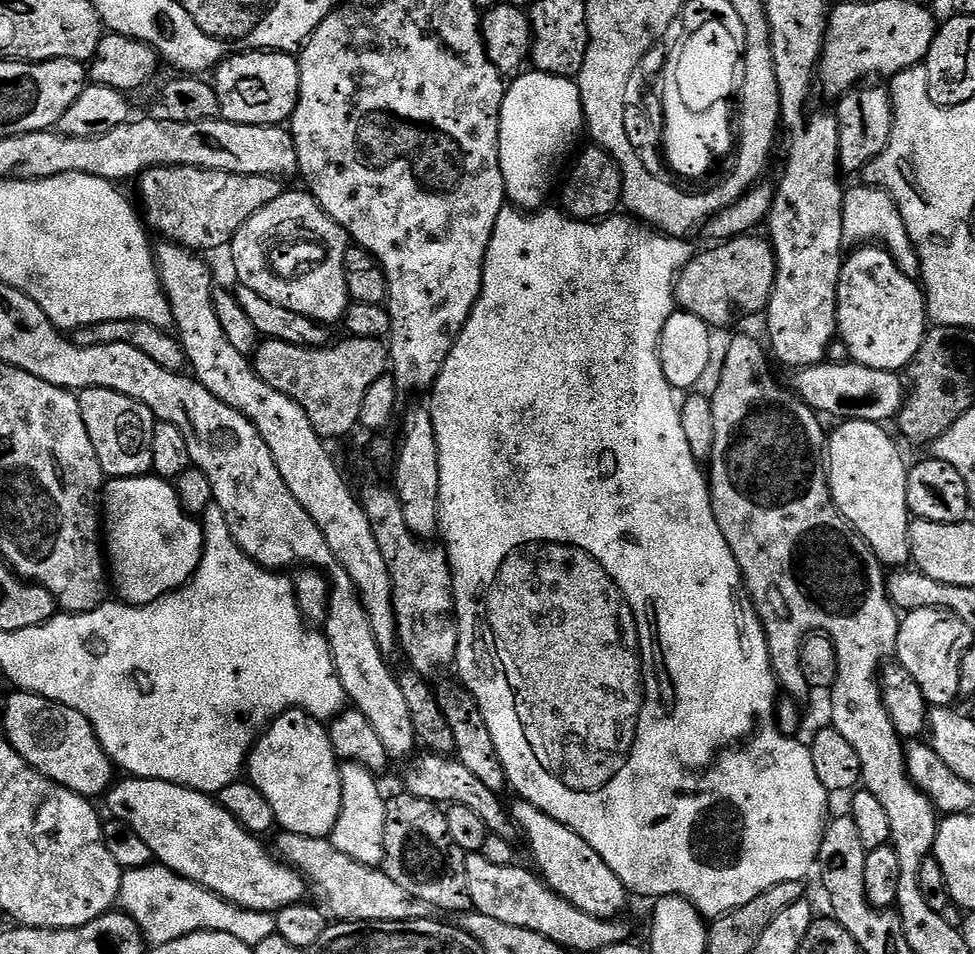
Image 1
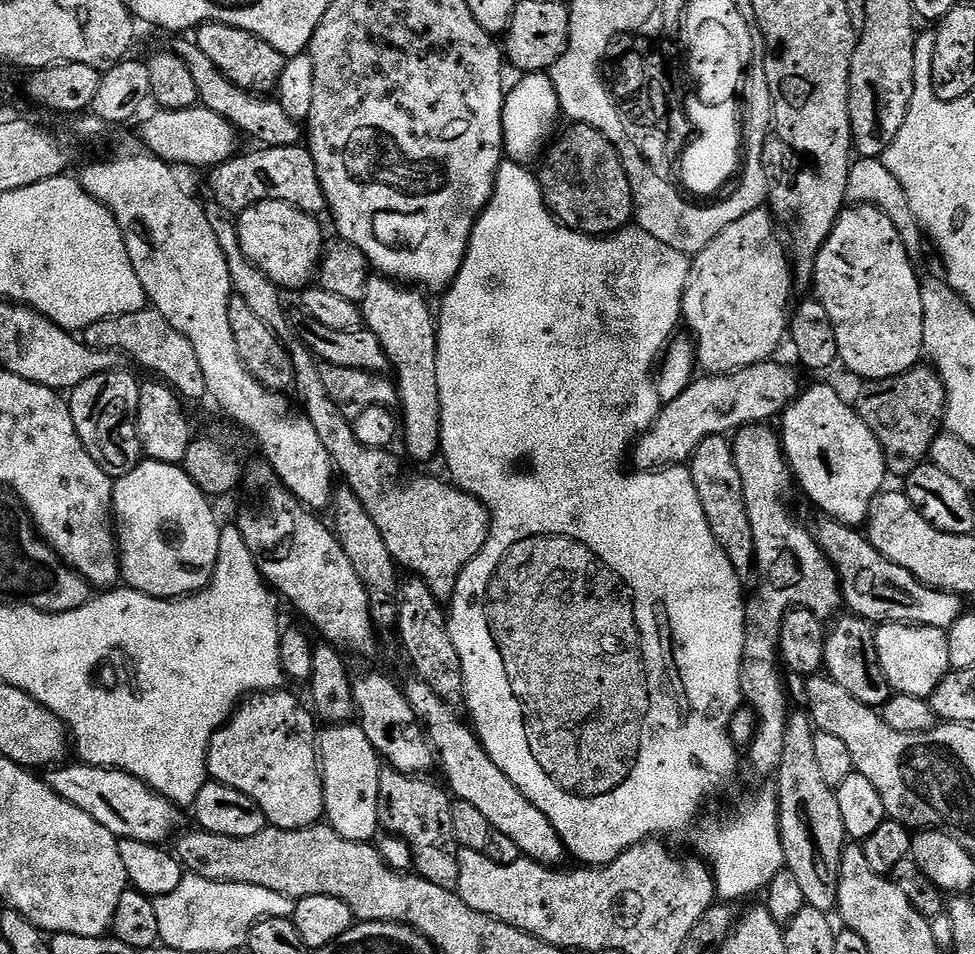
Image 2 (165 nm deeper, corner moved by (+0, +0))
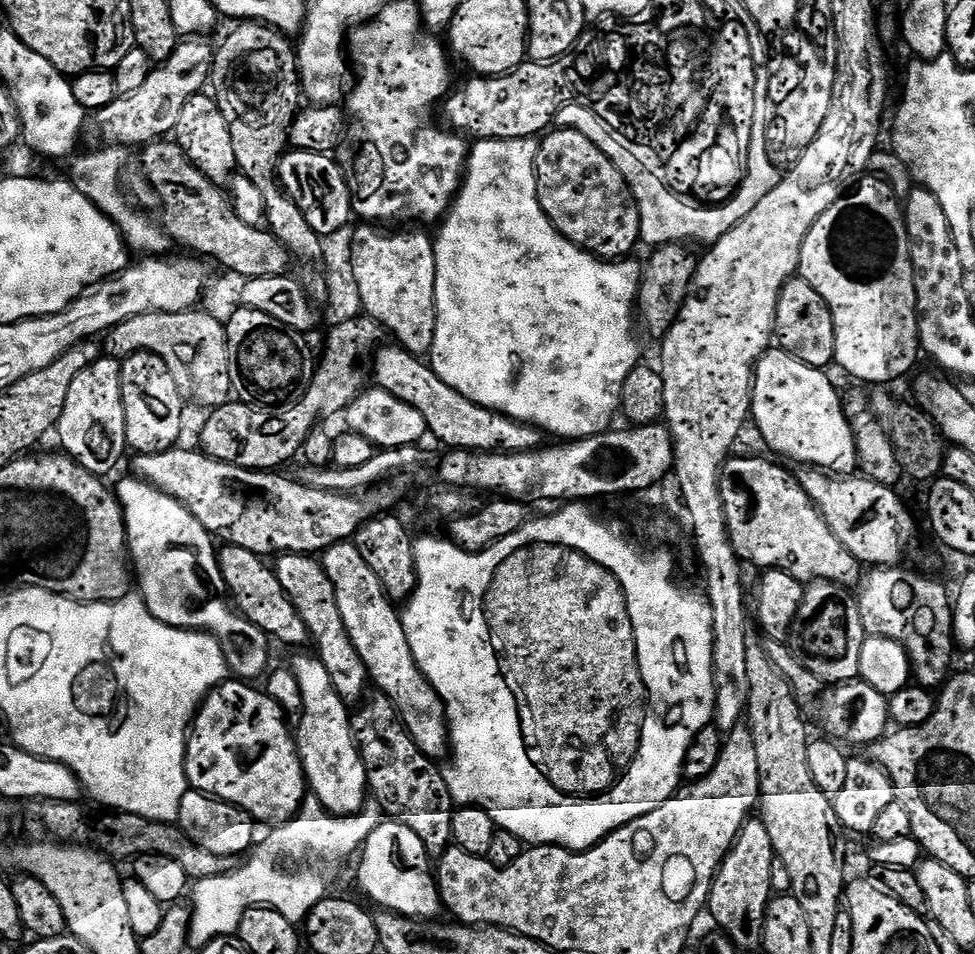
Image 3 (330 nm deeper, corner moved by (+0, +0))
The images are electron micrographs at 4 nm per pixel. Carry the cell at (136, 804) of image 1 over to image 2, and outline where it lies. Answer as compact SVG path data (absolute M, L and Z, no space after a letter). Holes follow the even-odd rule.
M83 762L72 763L53 767L46 776L48 785L54 794L86 810L94 822L102 822L102 826L106 826L106 830L110 830L120 840L163 845L167 836L175 837L181 831L181 809L157 794L150 785L116 768L94 768Z

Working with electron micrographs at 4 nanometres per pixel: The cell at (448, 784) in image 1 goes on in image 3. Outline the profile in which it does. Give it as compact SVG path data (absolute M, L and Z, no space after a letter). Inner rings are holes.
M285 552L275 557L274 571L278 582L282 582L282 590L286 590L286 598L302 614L311 643L316 643L314 654L326 666L338 698L349 706L359 705L365 699L364 691L370 688L370 677L358 650L354 650L354 642L350 642L350 634L338 611L338 598L334 598L334 582L325 574L323 563L312 554Z

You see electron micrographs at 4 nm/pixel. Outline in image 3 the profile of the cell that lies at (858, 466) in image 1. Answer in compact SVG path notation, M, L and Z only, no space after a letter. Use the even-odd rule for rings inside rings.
M779 346L769 348L756 364L756 375L752 382L750 420L753 425L756 423L761 438L777 452L777 457L785 456L780 458L785 461L797 460L800 464L813 464L813 469L823 470L829 474L852 474L858 468L854 434L844 413L841 393L836 393L828 374L827 371L814 366L806 366L806 362L794 358Z

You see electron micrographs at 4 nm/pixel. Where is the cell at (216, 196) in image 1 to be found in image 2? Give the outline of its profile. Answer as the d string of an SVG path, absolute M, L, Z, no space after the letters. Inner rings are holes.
M297 146L295 148L266 148L261 147L260 152L248 152L237 154L224 164L217 164L211 169L212 176L212 196L215 203L228 214L239 214L263 200L277 200L286 202L298 210L302 210L308 216L319 217L320 211L325 211L324 191L318 182L318 170L314 166L314 160L308 152L307 147Z

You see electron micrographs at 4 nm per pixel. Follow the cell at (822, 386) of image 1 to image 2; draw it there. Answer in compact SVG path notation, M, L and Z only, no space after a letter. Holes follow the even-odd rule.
M770 359L765 360L763 364L746 366L737 372L704 374L699 378L693 379L689 388L682 391L678 398L661 407L660 413L656 416L652 427L635 441L634 447L630 452L630 460L636 463L635 467L641 472L684 466L691 461L698 442L706 442L706 438L711 436L732 434L753 424L772 422L775 416L777 419L787 410L788 405L800 395L802 383L800 384L794 369L787 368L784 364L776 363L775 359Z

